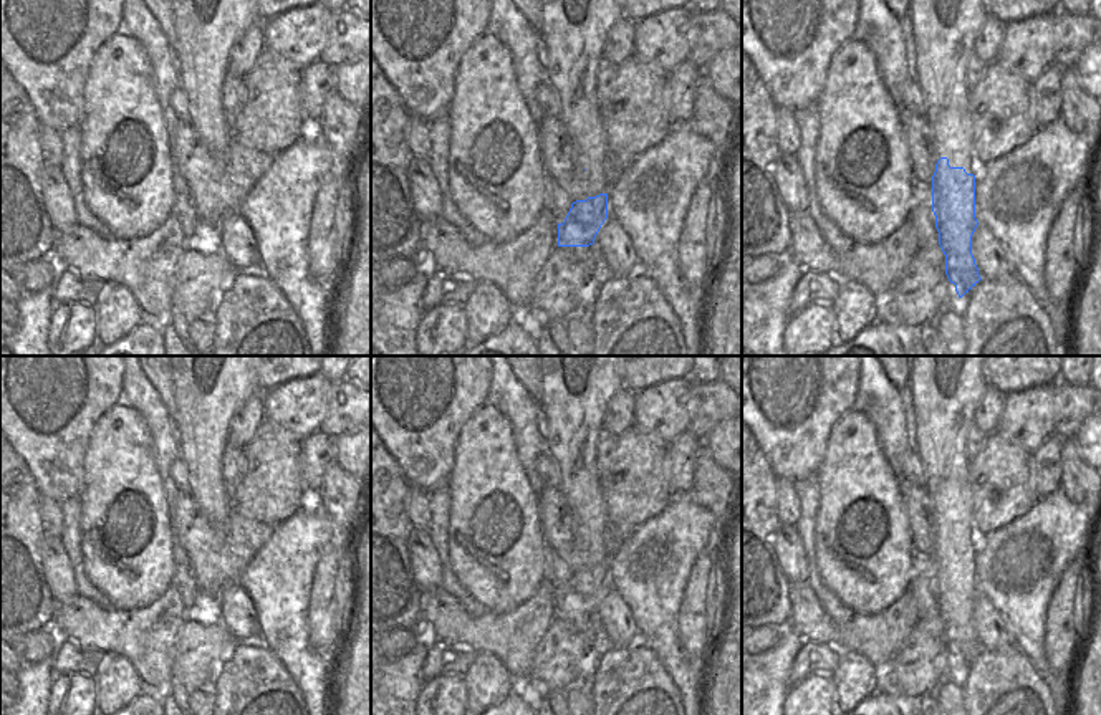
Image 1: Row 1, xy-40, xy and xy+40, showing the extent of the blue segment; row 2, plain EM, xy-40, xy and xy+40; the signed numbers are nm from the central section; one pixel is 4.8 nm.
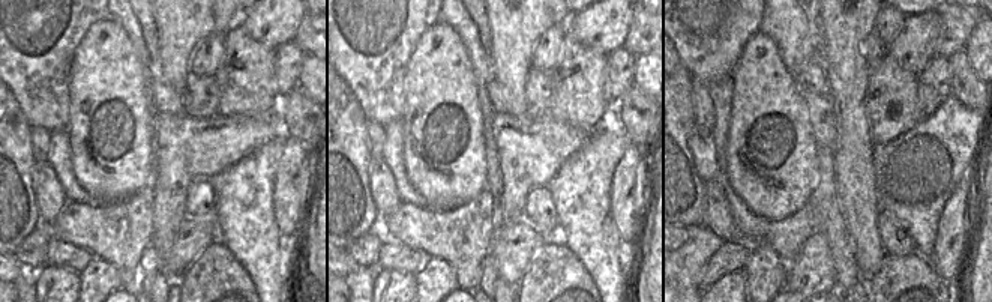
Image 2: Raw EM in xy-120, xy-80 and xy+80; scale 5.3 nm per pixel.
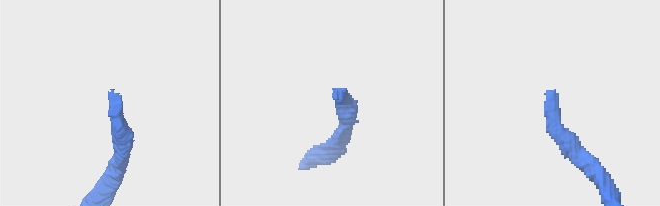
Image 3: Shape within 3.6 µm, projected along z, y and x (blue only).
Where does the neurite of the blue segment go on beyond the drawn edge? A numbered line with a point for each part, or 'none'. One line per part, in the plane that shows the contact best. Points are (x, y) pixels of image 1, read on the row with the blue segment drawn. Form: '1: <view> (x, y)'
1: xy+40 (942, 32)

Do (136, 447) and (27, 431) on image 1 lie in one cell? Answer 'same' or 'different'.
different

